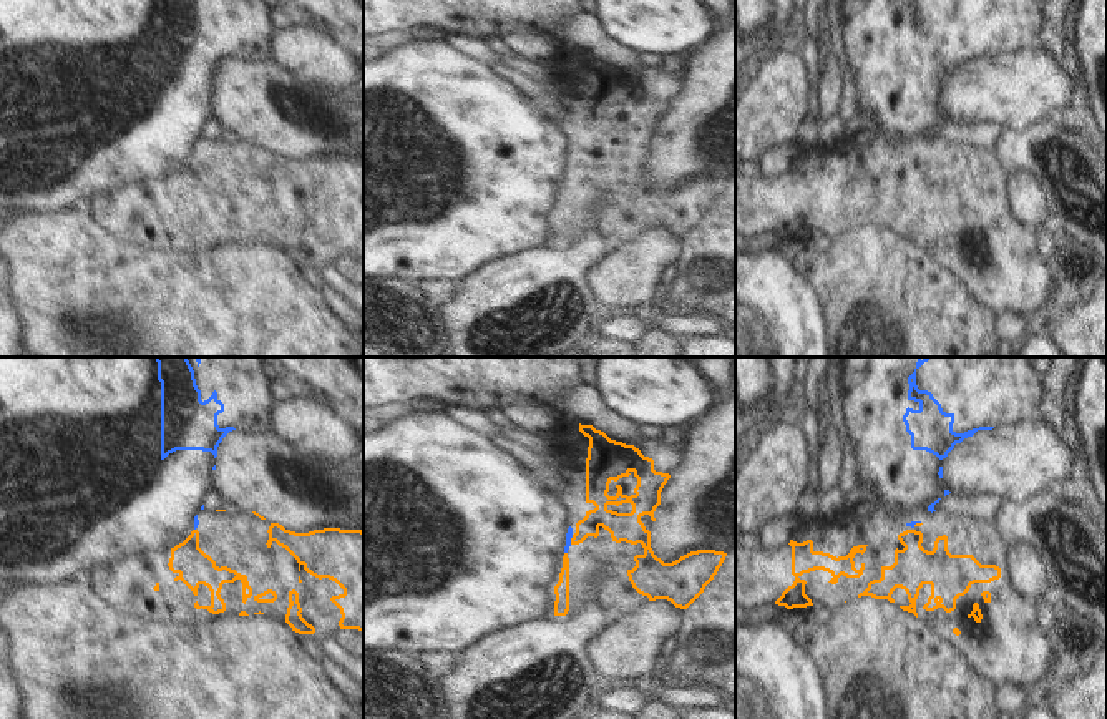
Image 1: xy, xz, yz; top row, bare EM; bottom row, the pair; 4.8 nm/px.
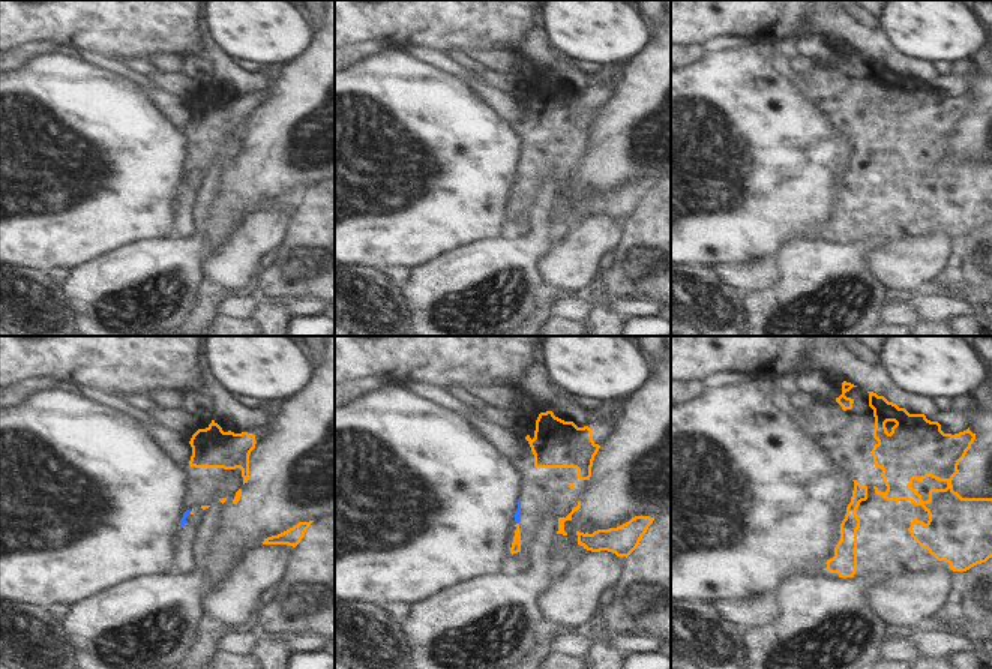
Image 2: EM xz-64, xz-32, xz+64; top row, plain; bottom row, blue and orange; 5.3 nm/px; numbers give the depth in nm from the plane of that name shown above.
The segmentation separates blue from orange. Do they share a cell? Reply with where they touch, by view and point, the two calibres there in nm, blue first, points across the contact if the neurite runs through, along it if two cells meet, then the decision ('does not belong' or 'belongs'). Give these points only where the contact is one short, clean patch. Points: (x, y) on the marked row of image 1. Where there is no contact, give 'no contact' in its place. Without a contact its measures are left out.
meets blue in xz at (570, 540); 30 nm thick on the blue side, 120 nm on the other; border along xz (573, 535), (570, 543); does not belong

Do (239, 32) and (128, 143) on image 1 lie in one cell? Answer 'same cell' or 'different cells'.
same cell

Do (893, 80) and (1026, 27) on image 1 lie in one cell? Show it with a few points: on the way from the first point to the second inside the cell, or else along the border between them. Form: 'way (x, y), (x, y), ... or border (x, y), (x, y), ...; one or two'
way (926, 47), (946, 27), (993, 27); one

